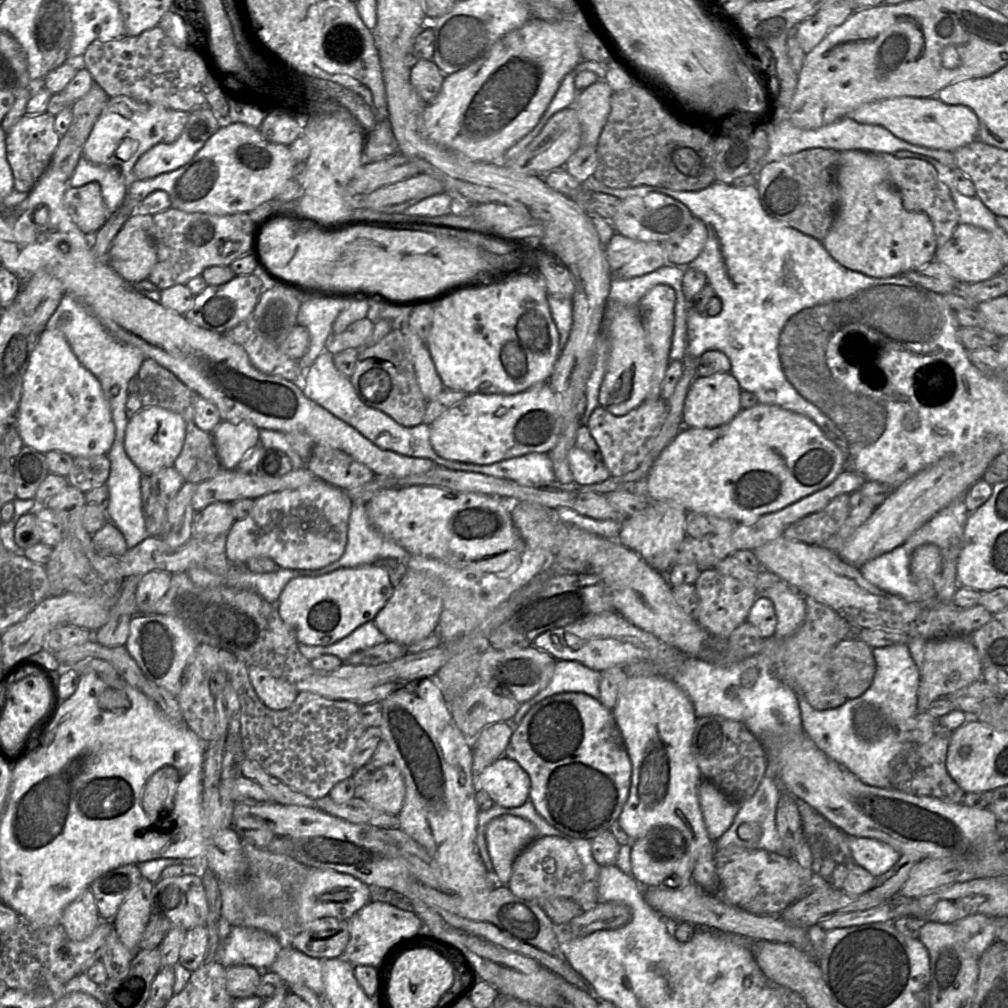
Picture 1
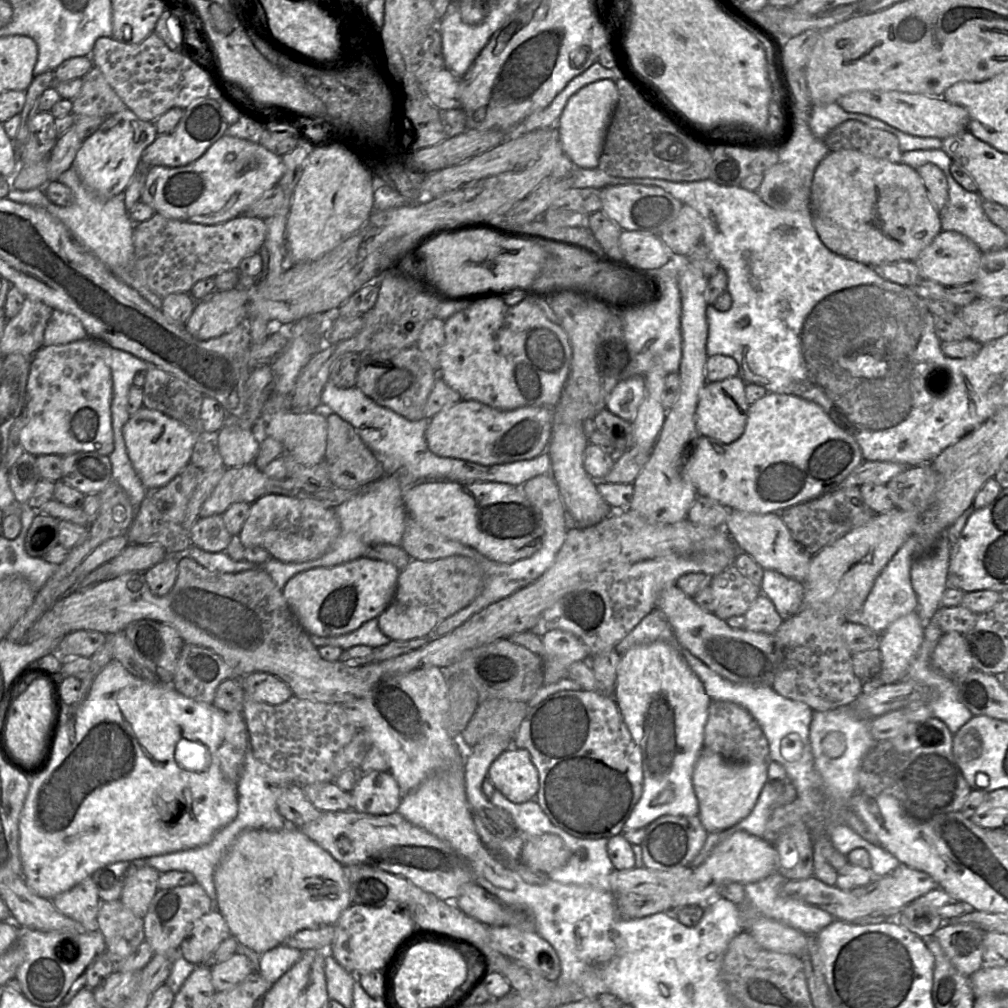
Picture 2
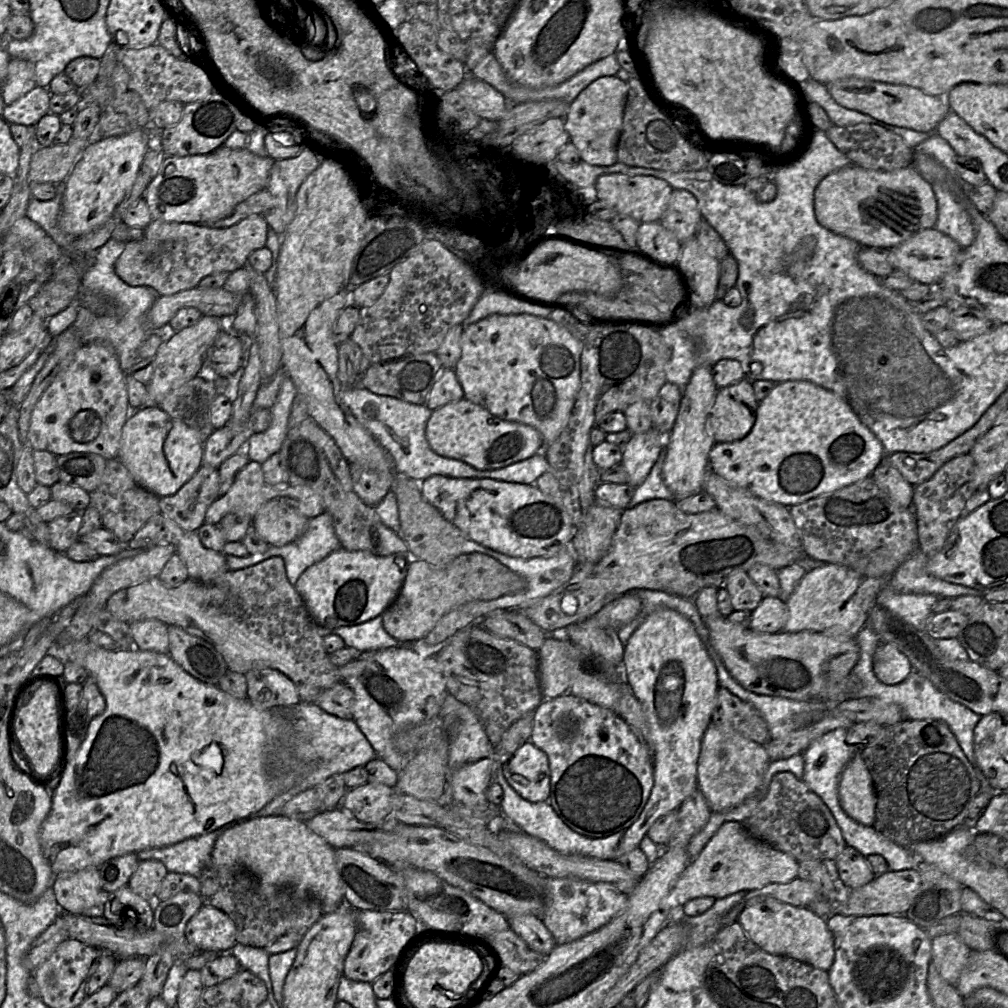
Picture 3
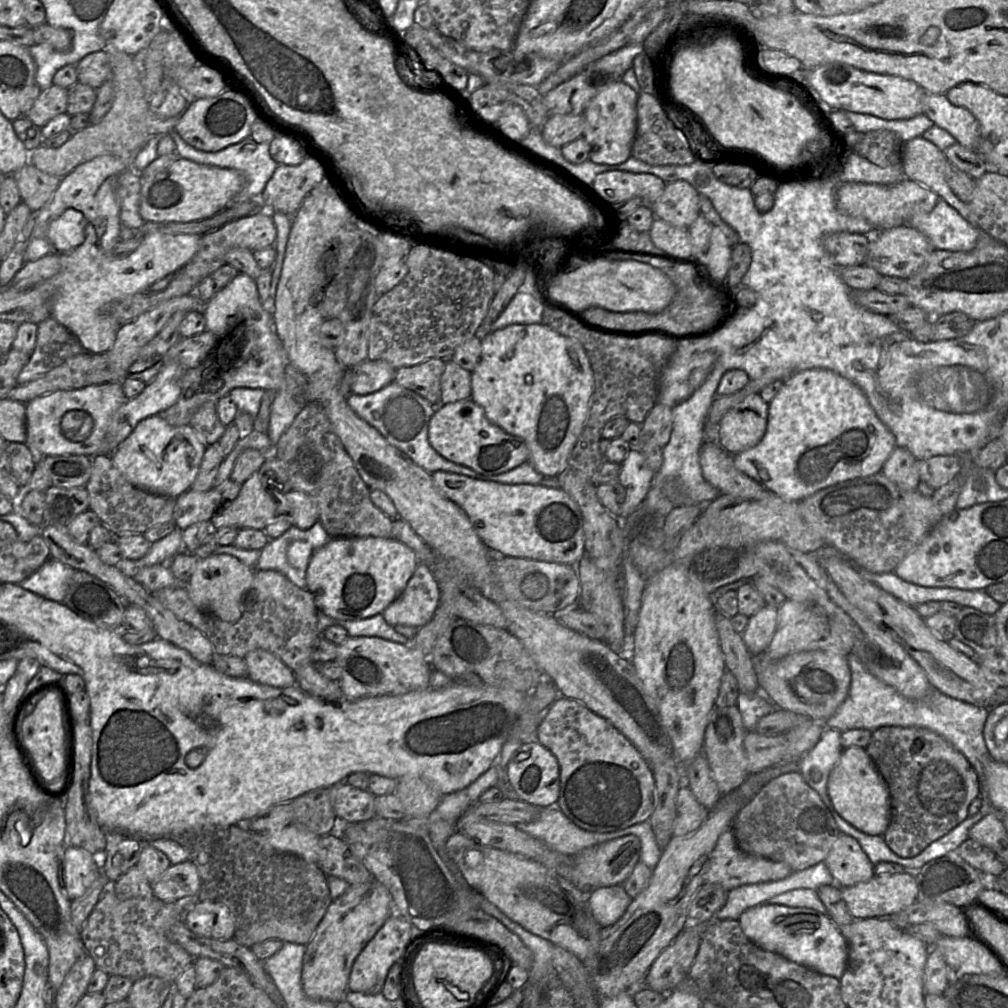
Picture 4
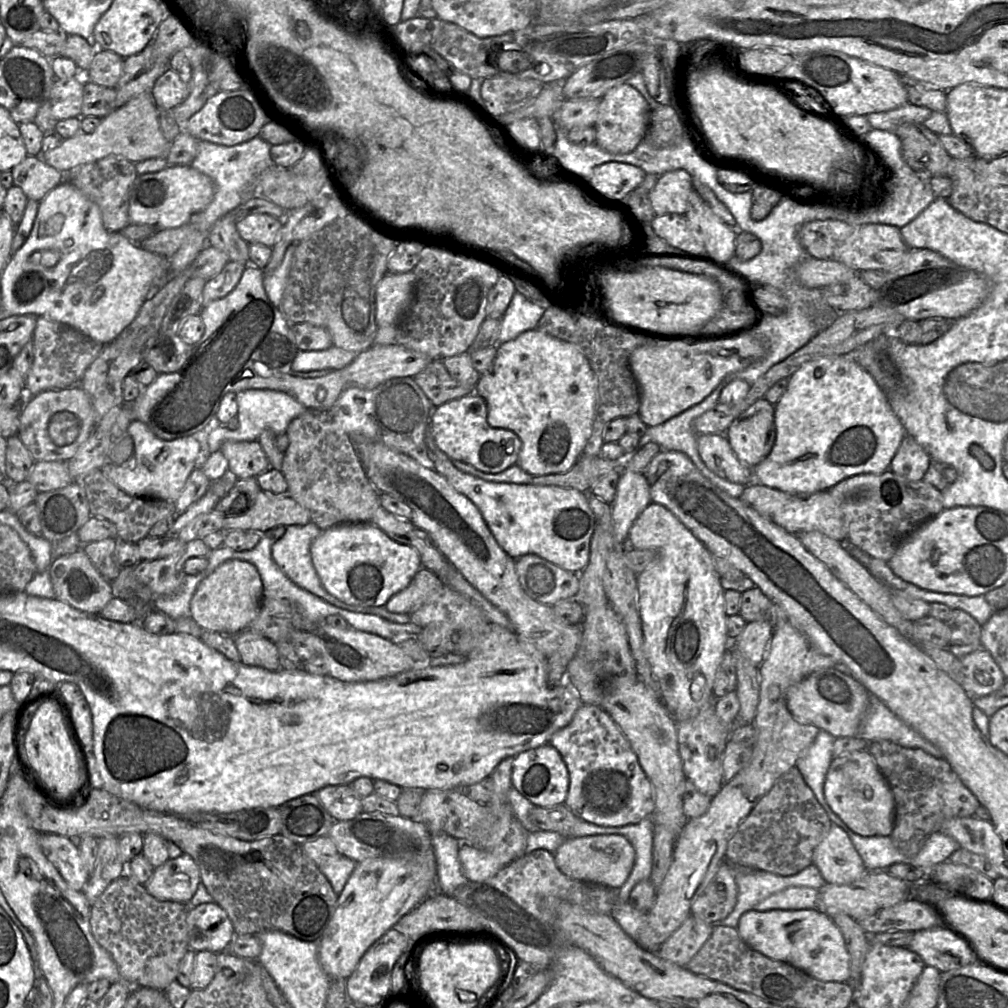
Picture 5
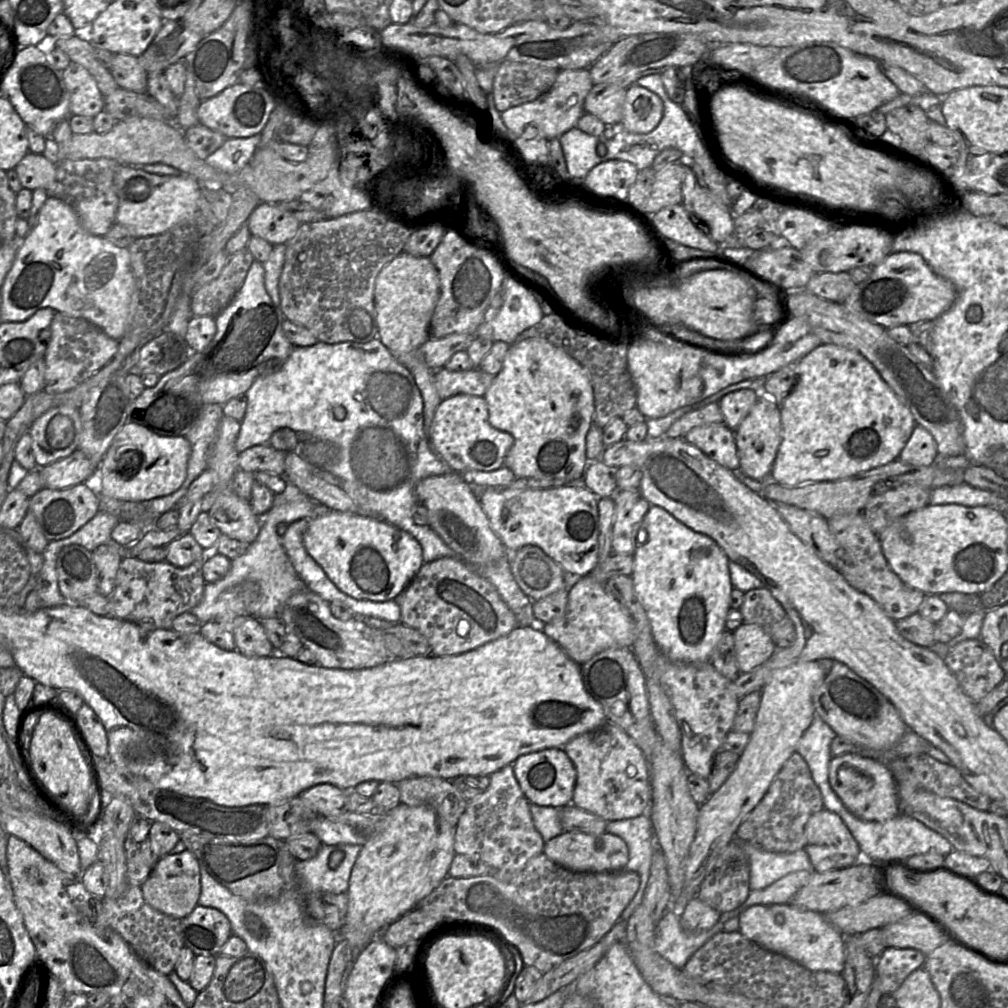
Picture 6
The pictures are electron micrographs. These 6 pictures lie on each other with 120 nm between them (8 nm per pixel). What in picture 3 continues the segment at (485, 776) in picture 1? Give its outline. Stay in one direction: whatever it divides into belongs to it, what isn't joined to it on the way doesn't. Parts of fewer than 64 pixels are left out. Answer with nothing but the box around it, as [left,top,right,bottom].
[503,742,551,802]

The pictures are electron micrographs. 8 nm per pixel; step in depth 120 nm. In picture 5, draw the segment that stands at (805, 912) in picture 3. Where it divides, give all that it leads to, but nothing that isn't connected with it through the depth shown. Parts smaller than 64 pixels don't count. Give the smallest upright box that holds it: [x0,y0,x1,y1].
[737,908,850,982]

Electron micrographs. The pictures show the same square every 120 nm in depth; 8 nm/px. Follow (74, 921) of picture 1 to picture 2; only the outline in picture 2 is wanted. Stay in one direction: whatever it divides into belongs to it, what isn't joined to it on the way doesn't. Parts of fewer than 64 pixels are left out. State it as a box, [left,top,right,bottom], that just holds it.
[52,877,101,927]

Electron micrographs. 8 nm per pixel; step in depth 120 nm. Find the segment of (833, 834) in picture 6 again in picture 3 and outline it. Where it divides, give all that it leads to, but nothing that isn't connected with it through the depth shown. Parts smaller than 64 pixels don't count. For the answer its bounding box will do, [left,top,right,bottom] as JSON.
[834,845,875,890]

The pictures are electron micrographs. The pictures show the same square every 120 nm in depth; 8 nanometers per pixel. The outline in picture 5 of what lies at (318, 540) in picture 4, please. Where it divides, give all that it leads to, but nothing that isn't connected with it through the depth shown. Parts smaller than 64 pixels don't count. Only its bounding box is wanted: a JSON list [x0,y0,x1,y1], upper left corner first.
[271,521,411,624]

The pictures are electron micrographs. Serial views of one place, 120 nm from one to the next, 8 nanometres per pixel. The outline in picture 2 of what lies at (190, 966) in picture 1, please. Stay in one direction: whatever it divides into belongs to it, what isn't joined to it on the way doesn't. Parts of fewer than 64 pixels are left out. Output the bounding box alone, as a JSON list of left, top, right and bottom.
[179,909,230,965]

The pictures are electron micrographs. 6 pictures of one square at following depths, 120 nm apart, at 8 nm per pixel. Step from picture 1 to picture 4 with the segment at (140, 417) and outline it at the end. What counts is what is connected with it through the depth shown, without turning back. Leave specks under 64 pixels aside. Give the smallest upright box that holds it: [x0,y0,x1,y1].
[111,414,206,499]

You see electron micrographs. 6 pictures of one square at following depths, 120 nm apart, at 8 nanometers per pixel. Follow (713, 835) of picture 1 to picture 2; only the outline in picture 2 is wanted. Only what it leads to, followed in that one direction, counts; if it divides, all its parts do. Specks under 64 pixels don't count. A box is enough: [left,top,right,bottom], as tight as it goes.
[693,748,768,833]

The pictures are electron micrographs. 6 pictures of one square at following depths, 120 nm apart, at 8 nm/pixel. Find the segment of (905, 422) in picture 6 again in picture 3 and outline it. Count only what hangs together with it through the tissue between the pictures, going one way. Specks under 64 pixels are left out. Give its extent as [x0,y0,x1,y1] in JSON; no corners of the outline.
[709,380,885,507]

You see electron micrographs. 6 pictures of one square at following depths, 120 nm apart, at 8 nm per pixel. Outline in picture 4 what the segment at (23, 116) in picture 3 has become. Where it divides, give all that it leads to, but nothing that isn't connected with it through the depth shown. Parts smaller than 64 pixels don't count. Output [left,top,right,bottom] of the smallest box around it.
[24,85,68,126]

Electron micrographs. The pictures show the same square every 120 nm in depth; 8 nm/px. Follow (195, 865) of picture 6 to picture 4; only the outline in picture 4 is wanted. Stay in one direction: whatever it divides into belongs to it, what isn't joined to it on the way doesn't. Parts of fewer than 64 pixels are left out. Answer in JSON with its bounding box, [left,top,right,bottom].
[152,859,201,902]

